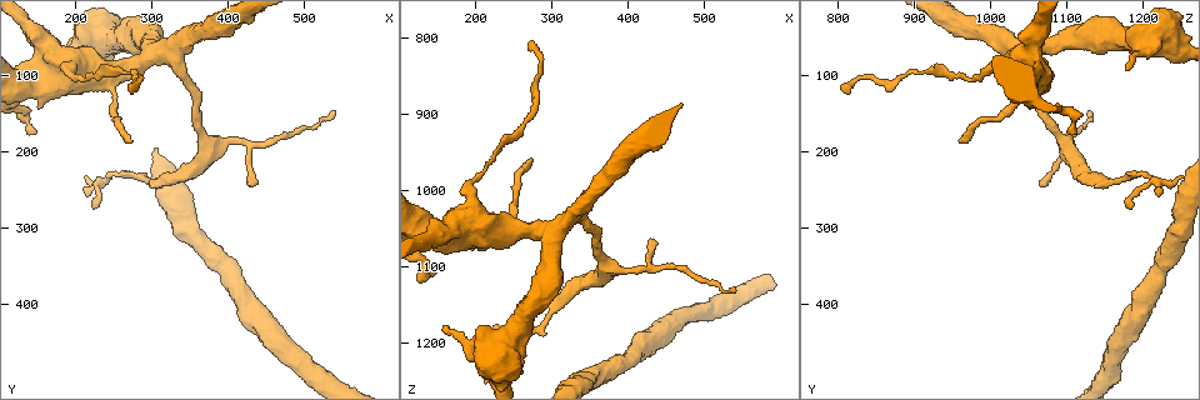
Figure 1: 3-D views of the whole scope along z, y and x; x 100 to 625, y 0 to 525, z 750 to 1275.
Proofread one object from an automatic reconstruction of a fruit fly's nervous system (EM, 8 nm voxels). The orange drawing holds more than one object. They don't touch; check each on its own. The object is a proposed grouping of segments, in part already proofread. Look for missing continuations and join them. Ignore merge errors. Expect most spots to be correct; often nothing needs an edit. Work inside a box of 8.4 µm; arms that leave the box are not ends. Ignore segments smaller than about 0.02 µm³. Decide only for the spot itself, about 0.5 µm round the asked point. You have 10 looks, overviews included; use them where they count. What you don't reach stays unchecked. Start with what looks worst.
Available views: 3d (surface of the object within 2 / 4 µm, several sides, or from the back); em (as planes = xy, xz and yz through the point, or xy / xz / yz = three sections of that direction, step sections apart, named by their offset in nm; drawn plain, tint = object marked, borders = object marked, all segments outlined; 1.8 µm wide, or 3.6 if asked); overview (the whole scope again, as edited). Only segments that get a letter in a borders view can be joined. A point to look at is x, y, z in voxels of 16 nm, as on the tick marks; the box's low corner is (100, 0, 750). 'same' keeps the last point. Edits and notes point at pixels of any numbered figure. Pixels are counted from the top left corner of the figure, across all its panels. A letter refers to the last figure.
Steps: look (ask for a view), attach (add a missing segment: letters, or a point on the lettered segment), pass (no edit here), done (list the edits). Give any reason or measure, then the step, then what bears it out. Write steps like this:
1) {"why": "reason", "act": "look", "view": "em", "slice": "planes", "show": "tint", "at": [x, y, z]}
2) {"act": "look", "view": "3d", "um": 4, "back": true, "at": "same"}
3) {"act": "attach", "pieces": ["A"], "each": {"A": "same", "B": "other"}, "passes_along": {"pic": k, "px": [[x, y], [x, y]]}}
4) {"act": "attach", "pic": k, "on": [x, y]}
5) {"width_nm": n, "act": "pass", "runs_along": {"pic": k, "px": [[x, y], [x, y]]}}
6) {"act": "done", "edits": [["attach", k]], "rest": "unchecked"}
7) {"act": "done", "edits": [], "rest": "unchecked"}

{"why": "abrupt turn", "act": "look", "view": "3d", "um": 4, "at": [235, 240, 1215]}

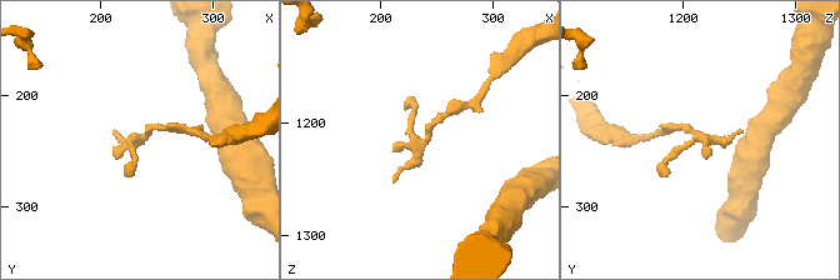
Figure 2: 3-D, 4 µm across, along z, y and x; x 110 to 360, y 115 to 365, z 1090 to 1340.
{"why": "now the EM", "act": "look", "view": "em", "slice": "planes", "show": "borders", "at": [234, 240, 1218]}

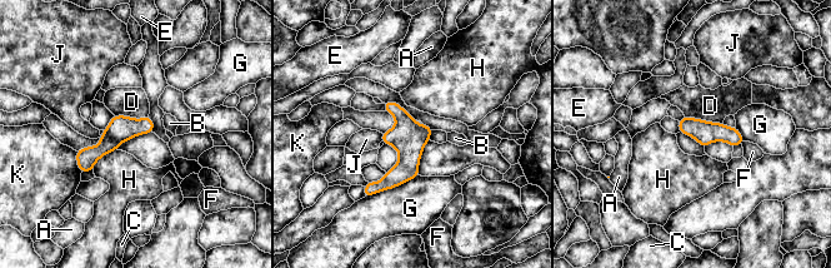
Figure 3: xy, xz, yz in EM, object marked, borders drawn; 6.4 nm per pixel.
{"act": "pass", "each": {"A": "other", "B": "other", "C": "other", "D": "other", "E": "other", "F": "other", "G": "other", "H": "other", "J": "other", "K": "other"}, "border": {"pic": 3, "px": [[685, 115], [722, 123]]}, "found": "no lettered segment goes on from it"}

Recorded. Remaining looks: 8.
{"why": "thick turns thin", "act": "look", "view": "em", "slice": "xy", "step": 16, "show": "plain", "at": [315, 235, 1145]}

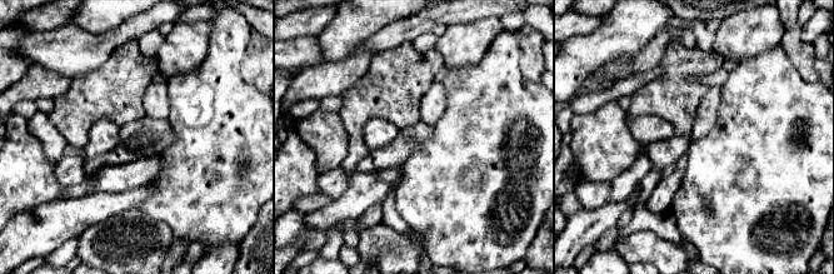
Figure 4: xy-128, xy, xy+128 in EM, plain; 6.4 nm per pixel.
{"act": "look", "view": "em", "slice": "xy", "step": 16, "show": "borders", "at": "same"}

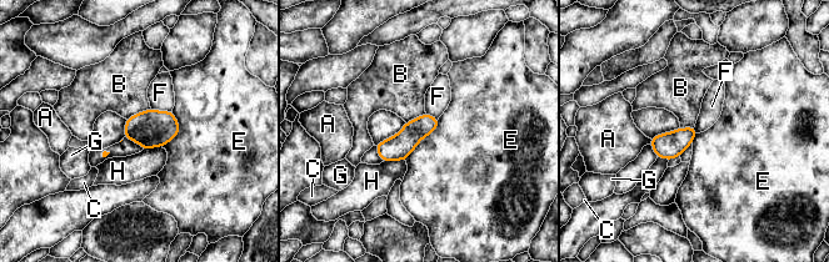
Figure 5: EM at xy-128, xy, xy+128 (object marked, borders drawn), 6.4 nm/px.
{"act": "pass", "each": {"A": "other", "B": "other", "C": "other", "E": "other", "F": "other", "G": "other", "H": "other"}, "border": {"pic": 5, "px": [[439, 119], [439, 125], [404, 160]]}, "found": "none of them fits"}

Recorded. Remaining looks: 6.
{"why": "free end", "act": "look", "view": "3d", "um": 4, "at": [150, 175, 1105]}

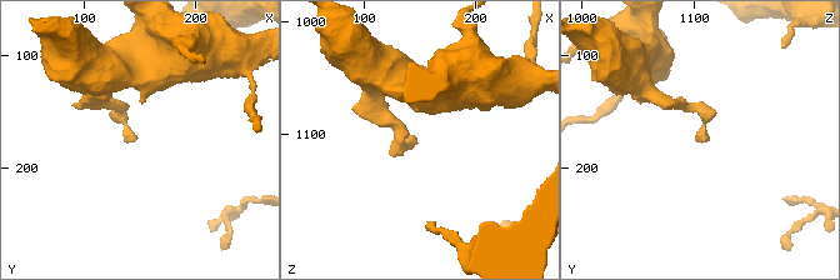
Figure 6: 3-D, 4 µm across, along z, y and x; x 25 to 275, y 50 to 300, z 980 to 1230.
{"why": "now the EM", "act": "look", "view": "em", "slice": "planes", "show": "borders", "at": [144, 174, 1104]}

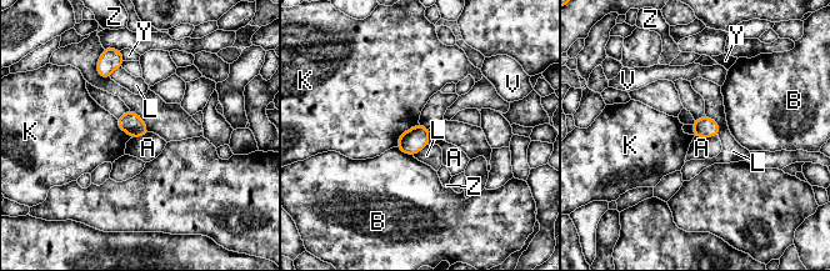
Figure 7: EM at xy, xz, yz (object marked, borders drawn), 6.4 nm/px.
{"width_nm": 130, "act": "pass", "each": {"A": "other", "B": "other", "K": "other", "L": "other", "V": "other", "Y": "other", "Z": "other"}, "border": {"pic": 7, "px": [[718, 135], [694, 137]]}, "found": "none of them fits"}

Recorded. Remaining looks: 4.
{"why": "free end", "act": "look", "view": "3d", "um": 2, "at": [535, 145, 1130]}

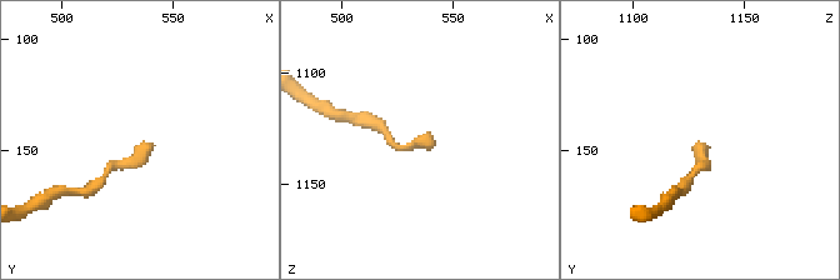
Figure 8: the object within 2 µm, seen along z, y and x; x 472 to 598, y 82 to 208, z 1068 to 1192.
{"why": "need the tissue", "act": "look", "view": "em", "slice": "planes", "show": "borders", "at": [539, 146, 1132]}

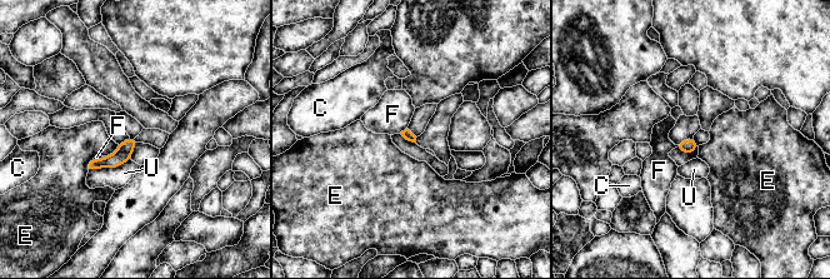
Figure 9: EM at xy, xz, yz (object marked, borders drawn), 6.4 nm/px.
{"act": "pass", "each": {"C": "other", "E": "other", "F": "other", "U": "other"}, "border": {"pic": 9, "px": [[118, 144], [118, 148], [105, 157]]}, "found": "none of them fits"}

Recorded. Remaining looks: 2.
{"act": "done", "edits": [], "rest": "unchecked"}

